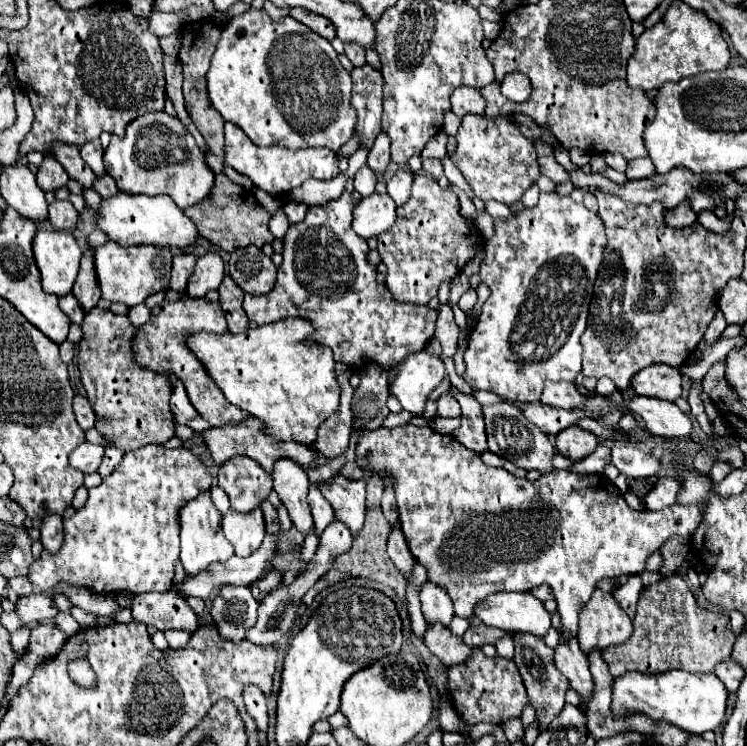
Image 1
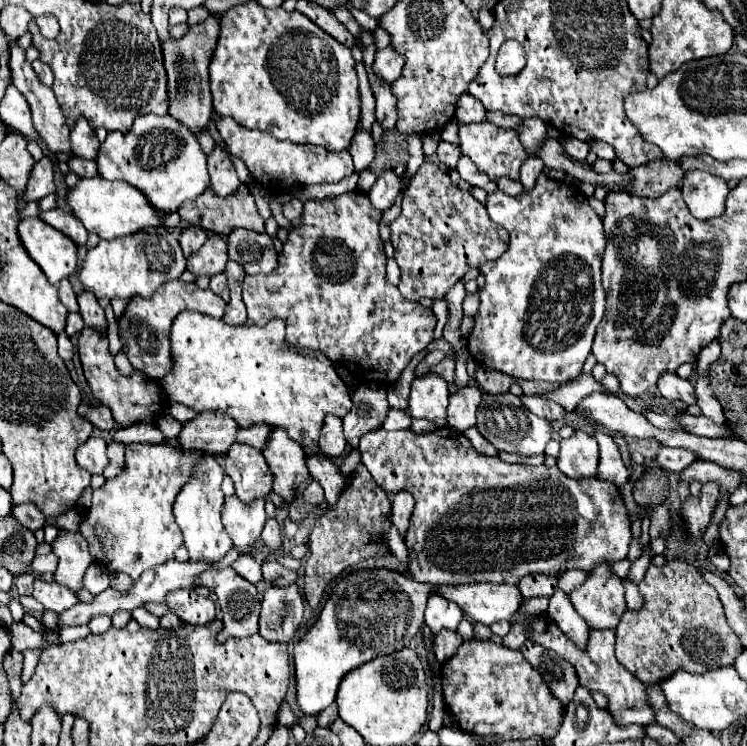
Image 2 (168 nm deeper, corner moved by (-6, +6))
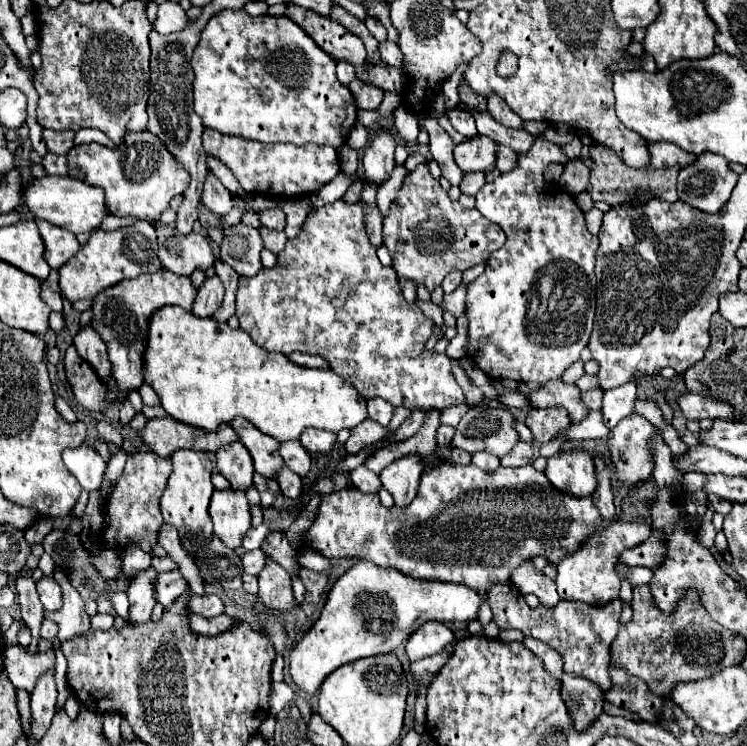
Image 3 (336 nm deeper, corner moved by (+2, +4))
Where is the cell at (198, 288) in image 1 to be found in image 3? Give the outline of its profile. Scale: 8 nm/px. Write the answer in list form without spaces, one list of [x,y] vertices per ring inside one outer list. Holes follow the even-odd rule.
[[[158,226],[158,258],[162,266],[174,274],[190,276],[196,270],[214,266],[216,258],[206,236],[194,232],[182,236],[174,226]]]

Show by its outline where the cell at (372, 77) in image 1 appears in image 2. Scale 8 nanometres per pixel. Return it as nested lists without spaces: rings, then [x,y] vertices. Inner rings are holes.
[[[386,46],[376,52],[374,72],[382,80],[386,80],[386,82],[396,80],[396,76],[400,76],[400,72],[402,72],[402,66],[404,66],[404,56],[400,56],[400,52],[396,52],[392,46]]]

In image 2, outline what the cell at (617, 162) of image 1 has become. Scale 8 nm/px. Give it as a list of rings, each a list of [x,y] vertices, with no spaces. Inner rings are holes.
[[[588,140],[588,146],[590,150],[598,156],[598,158],[604,158],[604,160],[614,160],[616,154],[614,154],[614,148],[606,142],[600,142],[600,140]]]

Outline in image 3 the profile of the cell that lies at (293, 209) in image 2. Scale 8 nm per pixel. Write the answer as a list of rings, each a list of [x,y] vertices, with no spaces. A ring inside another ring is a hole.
[[[274,206],[274,208],[264,210],[260,214],[260,222],[262,222],[262,226],[268,226],[272,230],[284,230],[284,226],[286,226],[286,214],[282,212],[282,208]]]

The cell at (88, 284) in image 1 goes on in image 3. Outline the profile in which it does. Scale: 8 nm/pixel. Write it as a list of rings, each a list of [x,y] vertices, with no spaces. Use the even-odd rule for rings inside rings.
[[[88,324],[82,326],[78,330],[78,334],[74,336],[74,346],[80,352],[80,356],[100,374],[100,378],[106,382],[108,374],[110,374],[110,362],[106,356],[106,346],[102,342],[102,338],[96,334],[96,330]]]

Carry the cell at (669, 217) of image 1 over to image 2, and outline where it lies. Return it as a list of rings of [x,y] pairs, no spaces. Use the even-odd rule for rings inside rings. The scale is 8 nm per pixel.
[[[692,170],[682,180],[682,198],[690,214],[698,220],[722,216],[724,202],[730,192],[728,182],[704,170]]]

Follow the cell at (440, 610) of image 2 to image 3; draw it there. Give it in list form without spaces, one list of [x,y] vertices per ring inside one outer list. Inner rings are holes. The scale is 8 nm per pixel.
[[[424,622],[408,640],[406,644],[406,654],[410,660],[420,660],[424,656],[438,654],[448,642],[454,640],[452,630],[444,622]]]

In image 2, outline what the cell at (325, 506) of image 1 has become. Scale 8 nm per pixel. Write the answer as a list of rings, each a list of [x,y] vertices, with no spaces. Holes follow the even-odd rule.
[[[312,480],[312,482],[306,486],[306,490],[304,490],[302,498],[304,498],[306,502],[310,502],[310,504],[316,504],[316,506],[318,506],[318,504],[324,500],[324,492],[322,492],[320,484],[318,484],[316,480]]]

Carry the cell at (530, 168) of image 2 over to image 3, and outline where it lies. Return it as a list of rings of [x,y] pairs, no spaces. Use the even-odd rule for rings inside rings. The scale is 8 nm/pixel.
[[[498,146],[496,166],[500,172],[508,172],[508,170],[516,168],[516,162],[518,162],[518,154],[514,150],[508,150],[506,146]]]

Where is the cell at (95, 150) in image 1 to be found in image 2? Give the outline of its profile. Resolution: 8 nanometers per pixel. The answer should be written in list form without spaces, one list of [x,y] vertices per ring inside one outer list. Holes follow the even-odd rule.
[[[80,118],[76,122],[76,126],[70,130],[70,148],[72,148],[74,156],[88,158],[88,160],[94,160],[98,154],[100,142],[96,140],[94,130],[90,128],[90,124],[84,118]]]

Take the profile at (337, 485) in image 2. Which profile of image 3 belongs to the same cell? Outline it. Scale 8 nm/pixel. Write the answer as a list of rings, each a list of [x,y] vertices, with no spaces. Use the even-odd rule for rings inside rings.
[[[284,442],[280,446],[280,454],[286,460],[286,466],[290,470],[294,470],[298,476],[308,476],[312,470],[312,456],[308,454],[308,450],[304,450],[304,446],[300,446],[300,442]]]

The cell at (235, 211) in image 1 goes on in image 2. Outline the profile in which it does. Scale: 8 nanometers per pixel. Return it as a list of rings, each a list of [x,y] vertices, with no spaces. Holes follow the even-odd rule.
[[[244,184],[238,188],[236,194],[228,196],[228,198],[218,198],[212,190],[206,190],[196,200],[186,200],[178,208],[178,214],[180,214],[184,224],[192,224],[192,226],[204,228],[204,230],[214,232],[218,236],[228,236],[228,232],[232,228],[248,228],[248,230],[254,230],[254,232],[264,232],[264,220],[258,214],[258,208],[254,204],[254,196],[248,192],[248,188]]]

